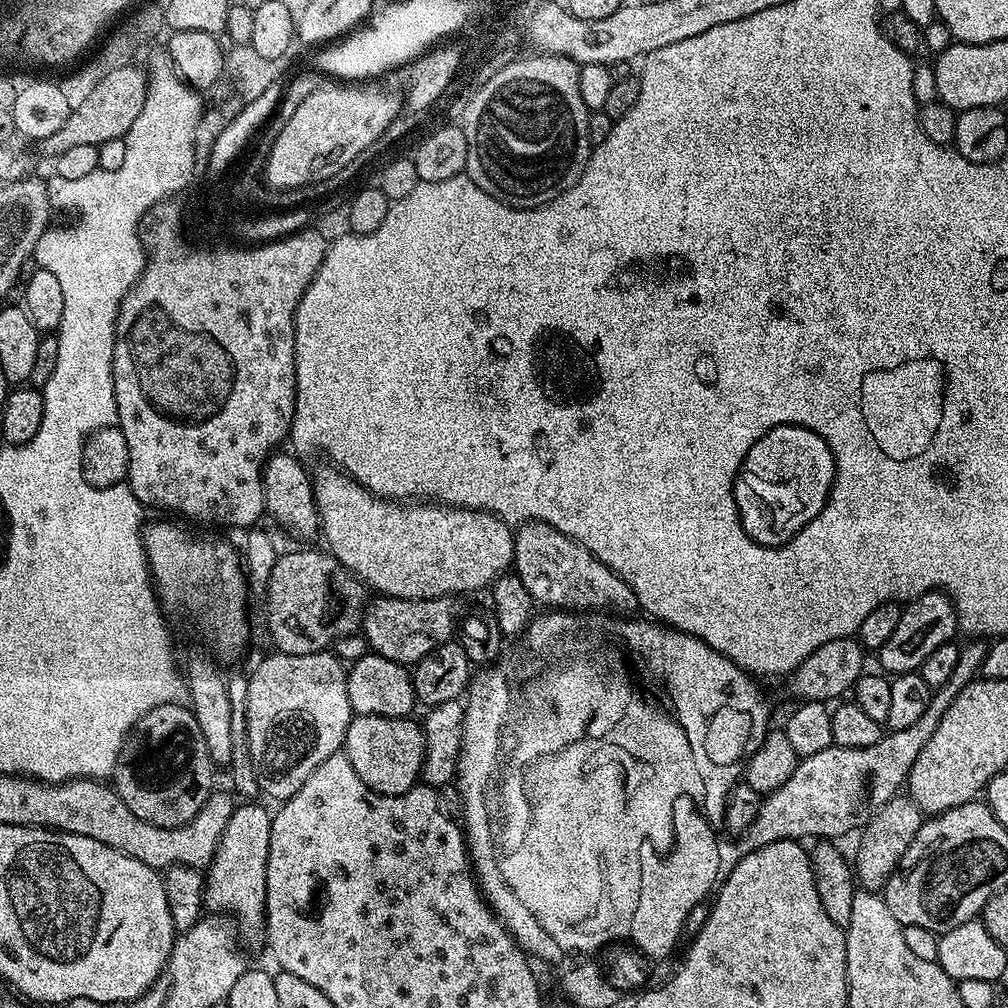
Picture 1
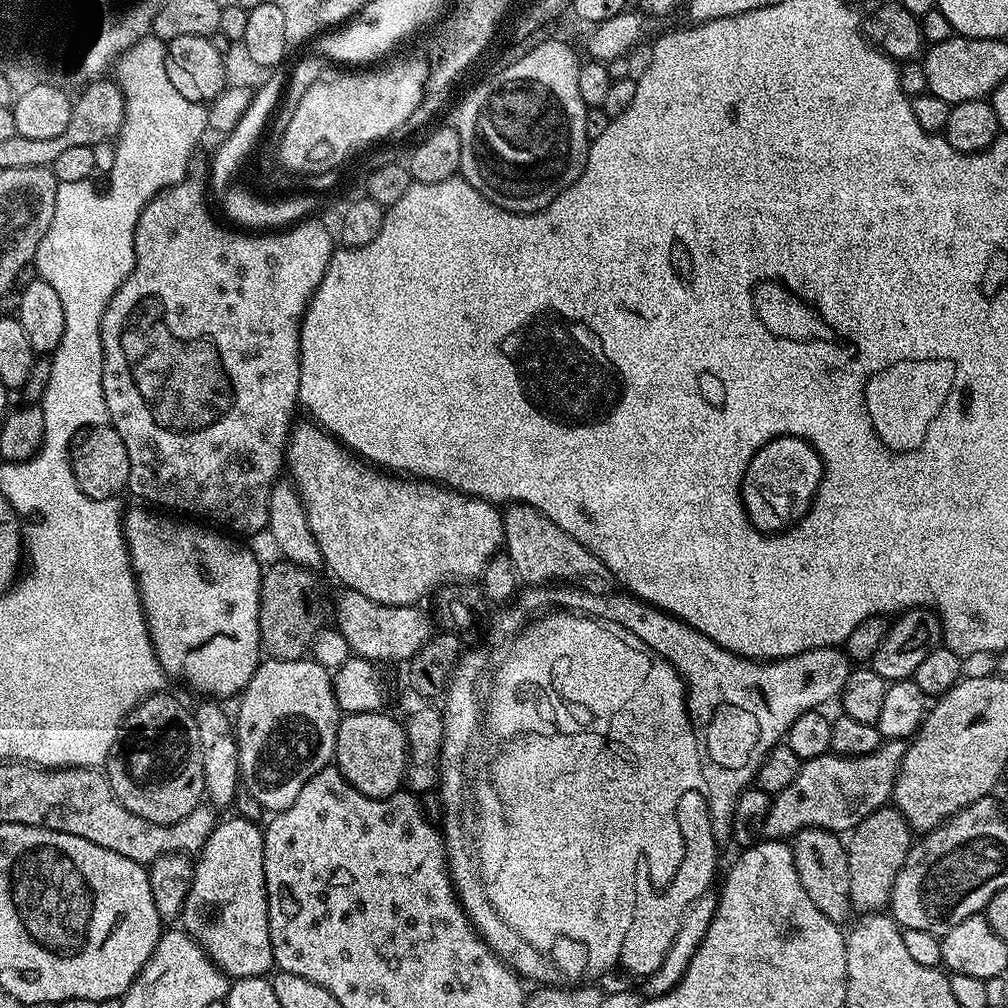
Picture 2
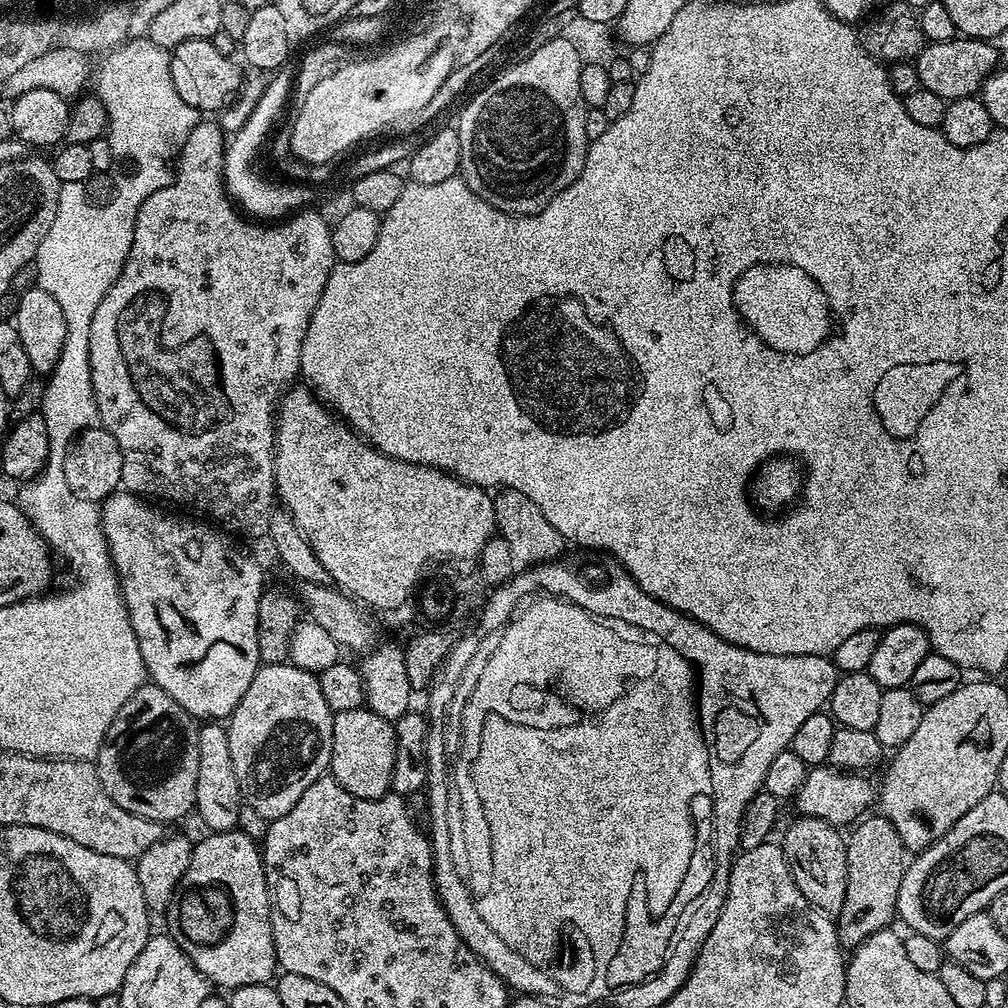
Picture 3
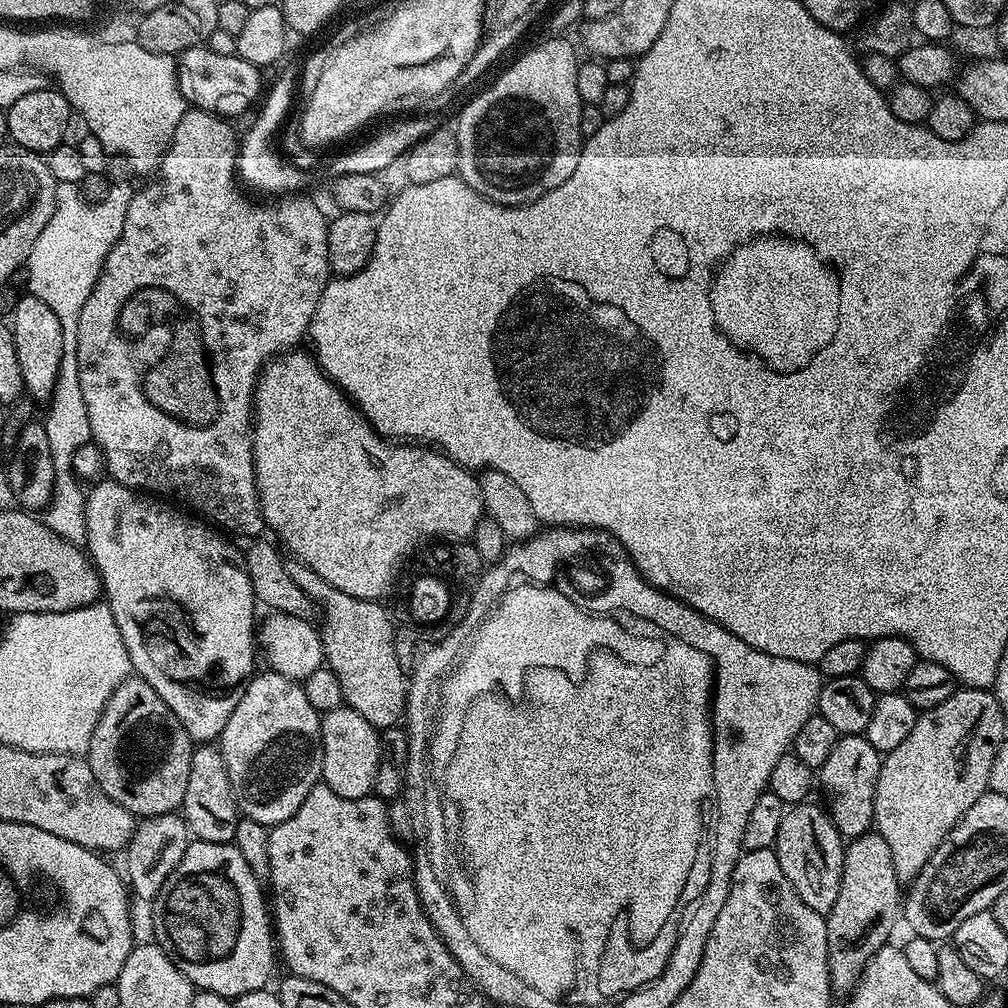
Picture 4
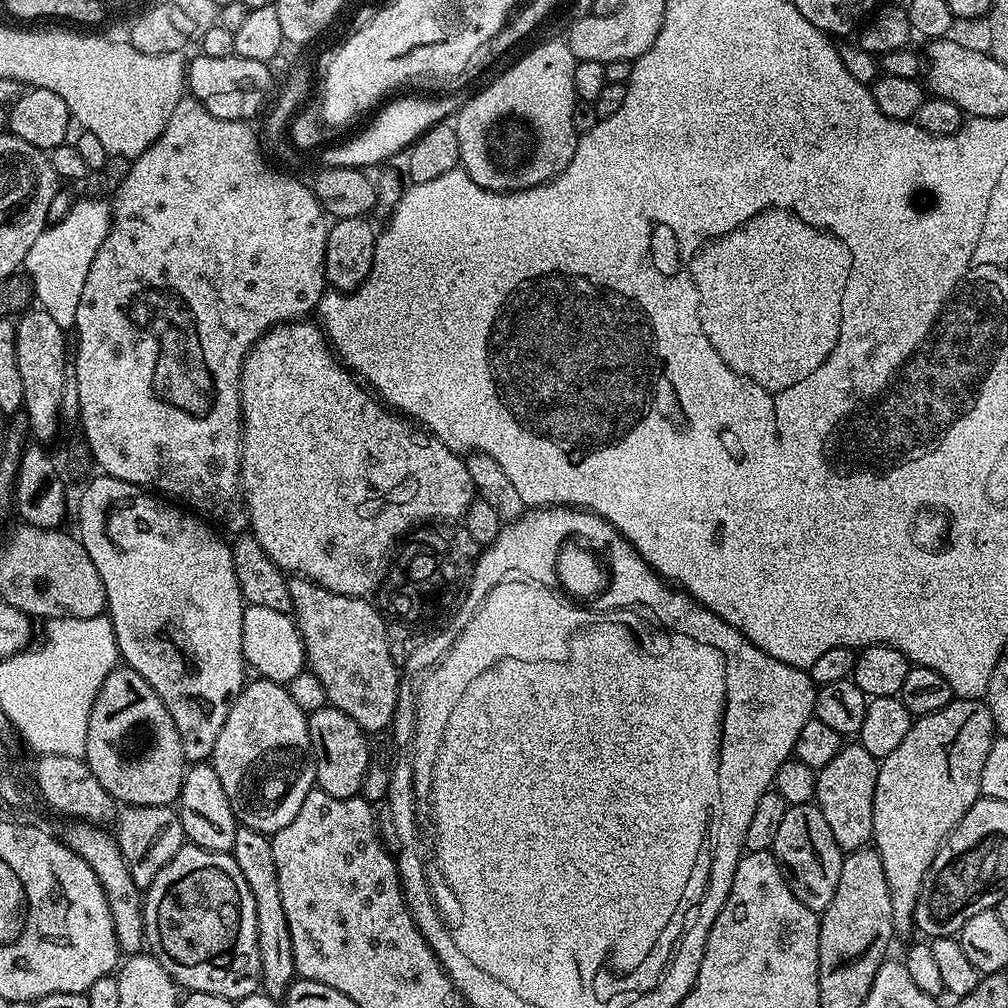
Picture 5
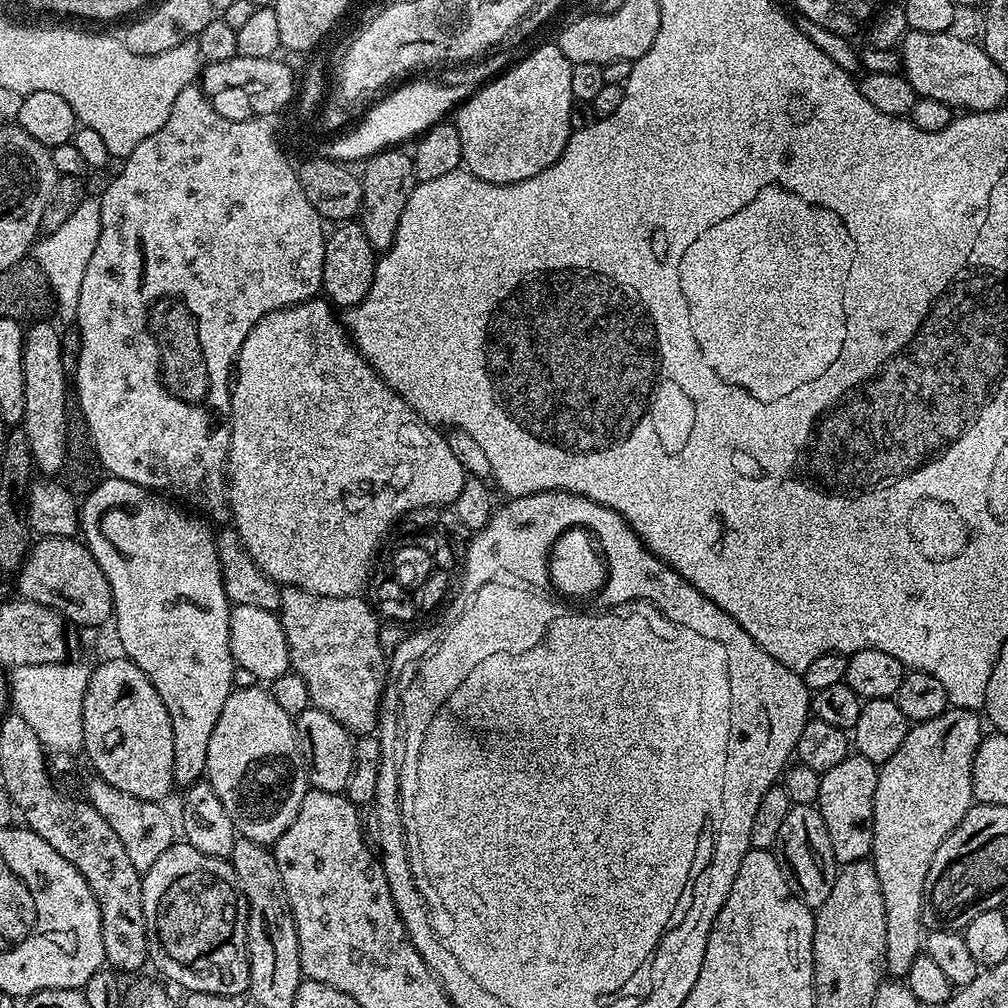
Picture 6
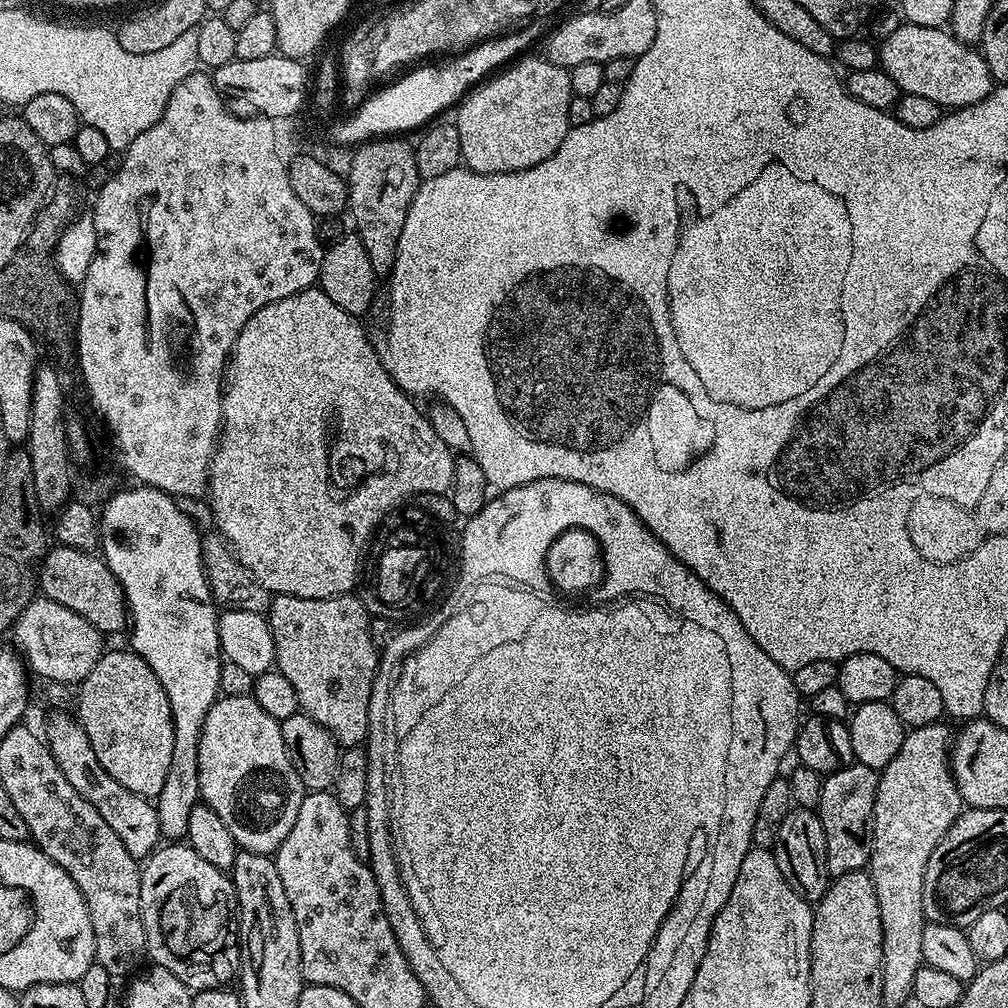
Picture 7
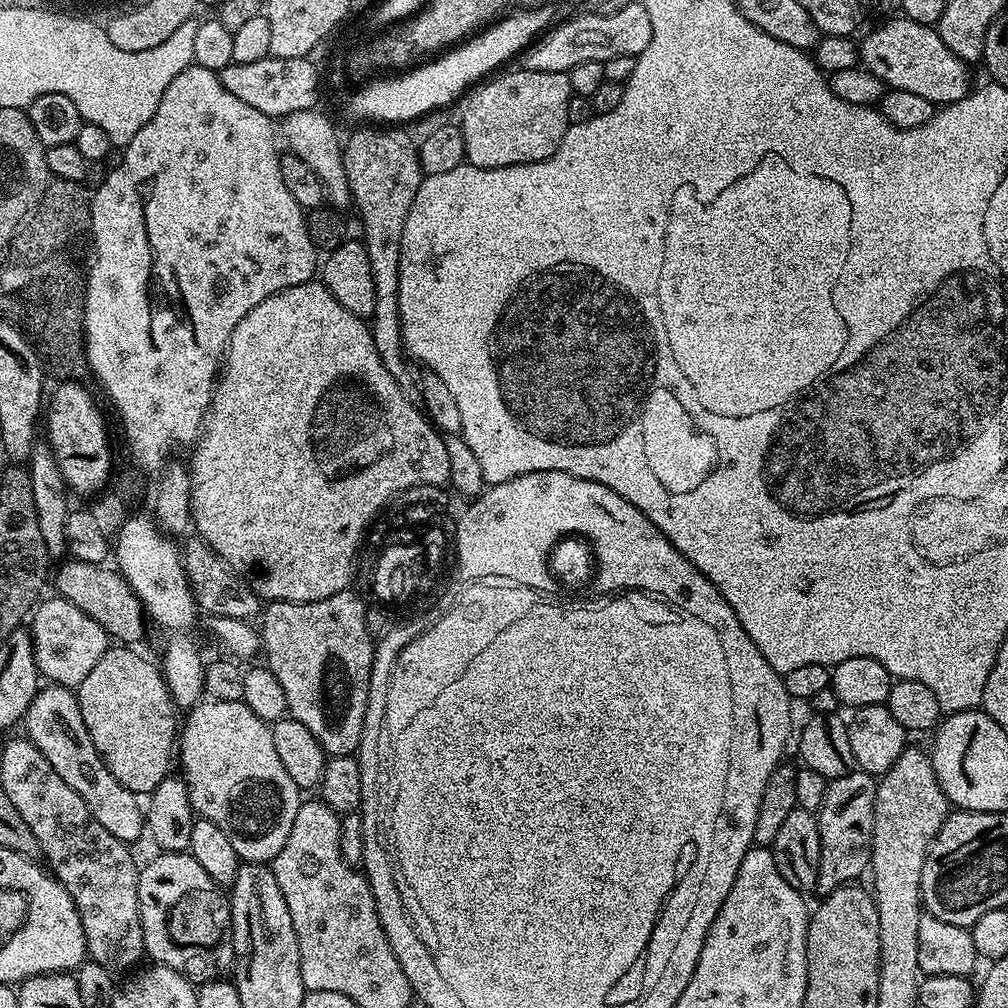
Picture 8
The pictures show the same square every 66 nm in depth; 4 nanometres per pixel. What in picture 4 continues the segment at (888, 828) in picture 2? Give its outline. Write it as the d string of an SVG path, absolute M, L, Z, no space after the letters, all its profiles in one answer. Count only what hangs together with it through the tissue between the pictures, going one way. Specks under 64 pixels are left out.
M875 830L863 832L847 841L842 866L842 882L838 886L838 898L834 906L826 913L826 938L828 939L828 965L833 993L850 994L860 980L862 970L870 962L872 955L889 943L896 920L902 916L902 885L894 874L894 857L890 855L890 846Z

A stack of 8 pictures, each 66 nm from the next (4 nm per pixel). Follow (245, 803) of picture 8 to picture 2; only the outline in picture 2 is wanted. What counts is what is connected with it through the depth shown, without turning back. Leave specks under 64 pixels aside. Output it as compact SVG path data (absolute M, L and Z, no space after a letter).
M313 658L302 660L265 659L238 697L240 709L234 712L238 766L243 787L269 813L286 810L298 798L298 790L323 768L333 763L336 754L336 735L342 719L332 689L332 672Z

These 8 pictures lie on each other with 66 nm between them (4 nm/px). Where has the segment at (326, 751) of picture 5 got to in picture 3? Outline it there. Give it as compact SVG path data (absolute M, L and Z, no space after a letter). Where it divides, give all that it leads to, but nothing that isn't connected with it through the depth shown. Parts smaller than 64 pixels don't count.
M366 706L354 710L342 710L332 717L332 749L330 750L330 775L336 779L338 786L354 798L381 800L389 795L392 787L394 770L394 750L396 749L396 730L393 721L383 720Z

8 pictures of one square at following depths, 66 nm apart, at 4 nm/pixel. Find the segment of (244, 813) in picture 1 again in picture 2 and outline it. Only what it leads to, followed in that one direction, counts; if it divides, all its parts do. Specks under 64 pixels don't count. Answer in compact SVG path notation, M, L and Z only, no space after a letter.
M235 814L229 816L229 820L221 819L217 823L210 838L204 843L204 849L195 857L192 885L186 894L180 920L183 931L224 971L225 976L267 977L273 971L274 961L268 925L268 895L264 881L264 833L255 820L247 820Z

